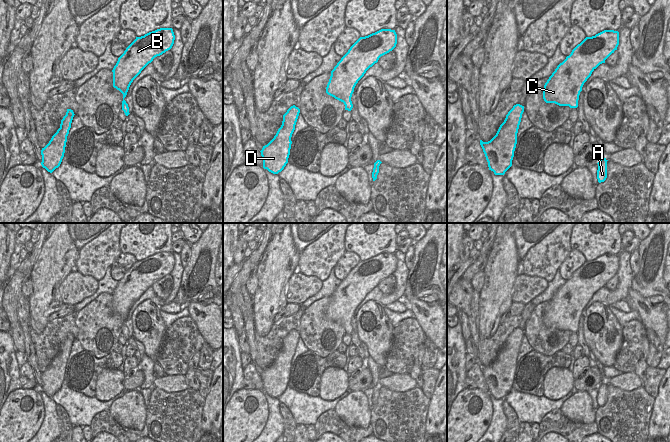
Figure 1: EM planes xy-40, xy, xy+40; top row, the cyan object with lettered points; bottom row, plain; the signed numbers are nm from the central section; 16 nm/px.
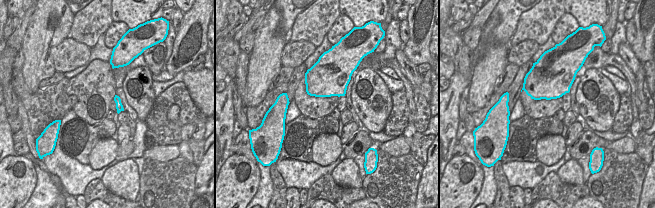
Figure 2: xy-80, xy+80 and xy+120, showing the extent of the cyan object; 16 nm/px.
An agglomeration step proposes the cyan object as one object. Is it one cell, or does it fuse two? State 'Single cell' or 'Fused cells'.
Single cell

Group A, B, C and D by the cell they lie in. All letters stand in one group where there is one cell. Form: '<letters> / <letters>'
A B C D

